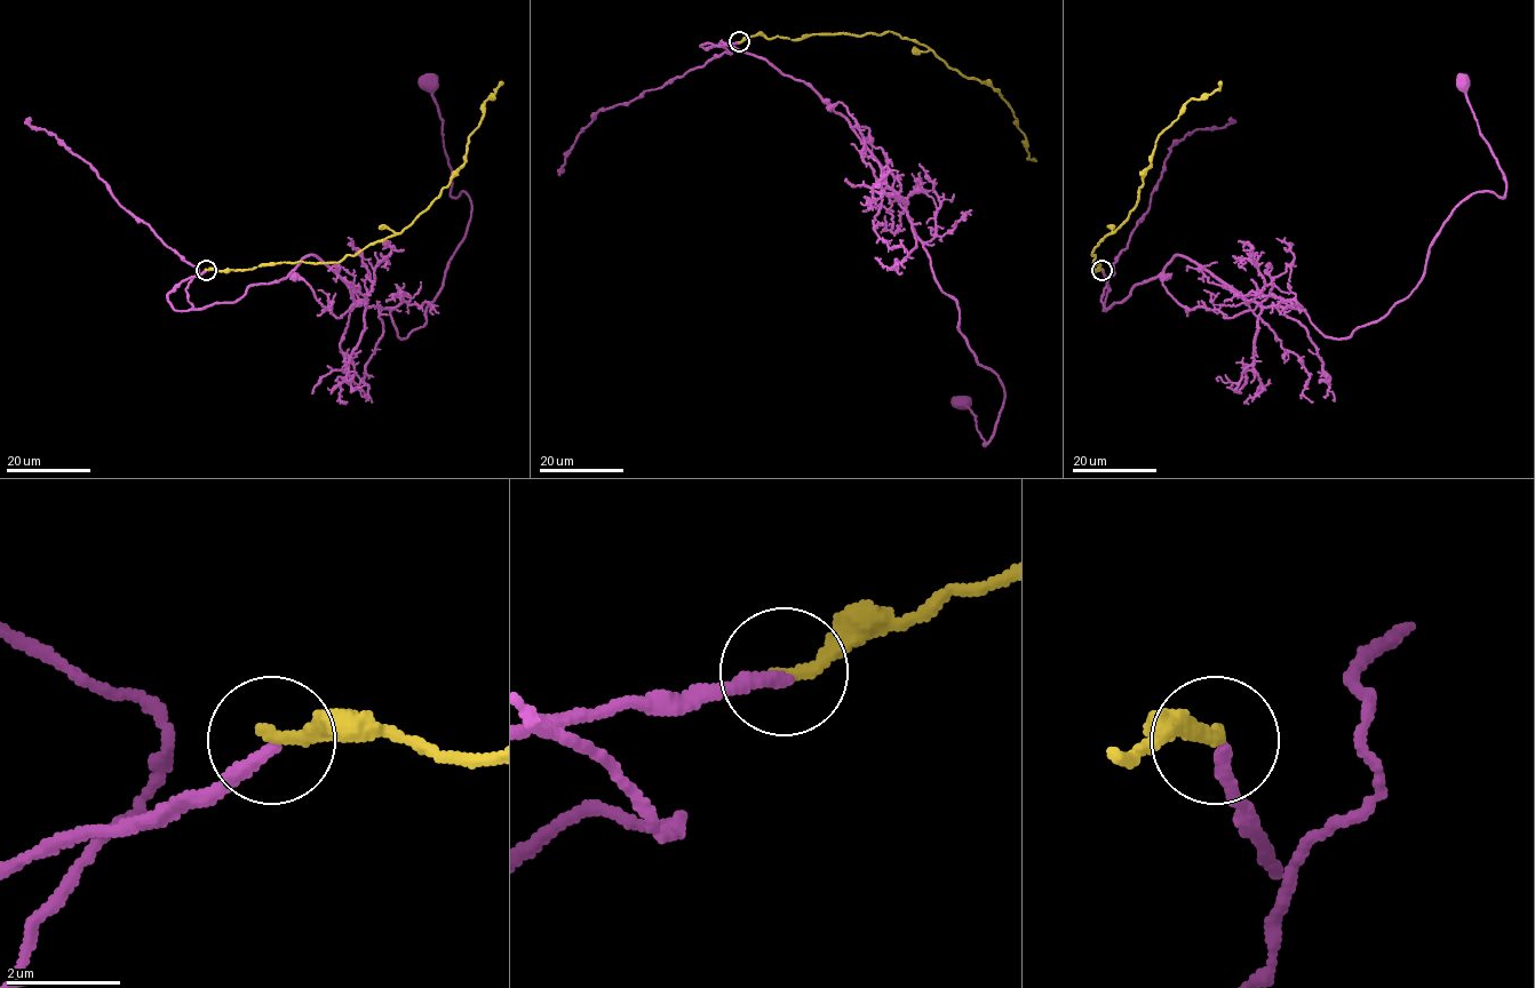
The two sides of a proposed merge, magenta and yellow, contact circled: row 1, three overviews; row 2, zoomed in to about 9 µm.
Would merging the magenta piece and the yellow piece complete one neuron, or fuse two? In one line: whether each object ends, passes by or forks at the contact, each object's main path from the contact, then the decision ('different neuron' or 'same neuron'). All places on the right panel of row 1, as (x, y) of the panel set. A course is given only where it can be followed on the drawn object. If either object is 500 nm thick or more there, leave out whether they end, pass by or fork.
magenta ends | yellow ends | magenta via (1103, 269), (1105, 311), (1179, 254), (1347, 339), (1416, 286), (1462, 201), (1505, 194), (1461, 80) | yellow via (1103, 269), (1095, 270), (1092, 251), (1135, 206), (1156, 137), (1185, 104), (1222, 81) | different neuron

